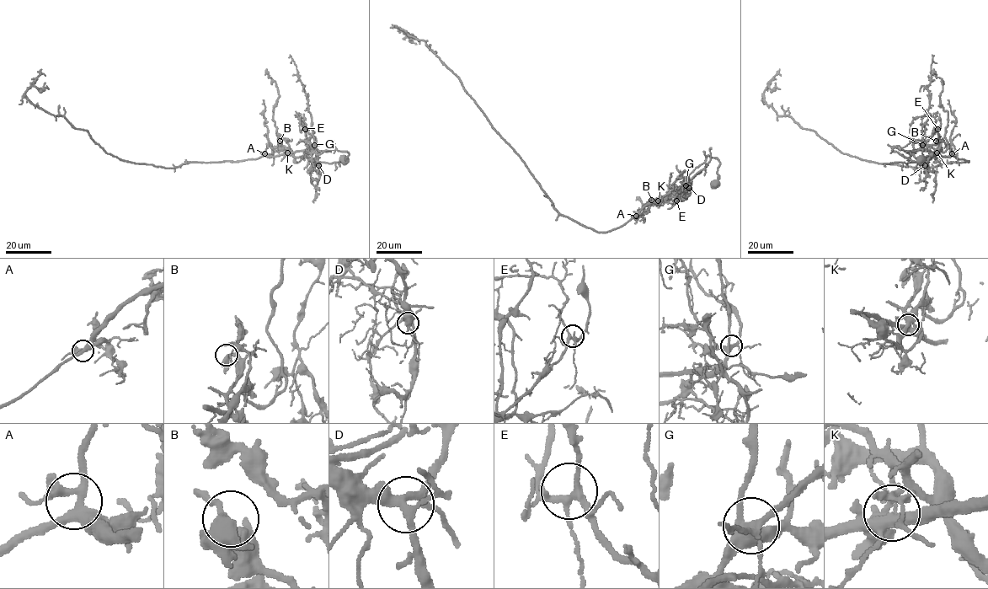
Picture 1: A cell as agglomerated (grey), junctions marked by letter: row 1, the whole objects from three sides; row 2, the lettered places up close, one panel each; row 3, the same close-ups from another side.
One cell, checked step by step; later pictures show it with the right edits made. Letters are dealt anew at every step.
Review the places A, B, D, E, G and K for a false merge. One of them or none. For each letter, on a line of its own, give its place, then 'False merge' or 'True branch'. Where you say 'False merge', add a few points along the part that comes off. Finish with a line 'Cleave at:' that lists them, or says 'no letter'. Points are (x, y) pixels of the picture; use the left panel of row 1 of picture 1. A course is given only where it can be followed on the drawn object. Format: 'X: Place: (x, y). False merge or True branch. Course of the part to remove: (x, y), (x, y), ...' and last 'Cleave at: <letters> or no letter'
A: Place: (264, 153). True branch
B: Place: (280, 141). True branch
D: Place: (318, 165). True branch
E: Place: (305, 129). True branch
G: Place: (314, 145). True branch
K: Place: (287, 152). False merge. Course of the part to remove: (286, 152), (285, 148), (279, 152), (273, 120), (274, 107), (279, 93), (266, 69)
Cleave at: K

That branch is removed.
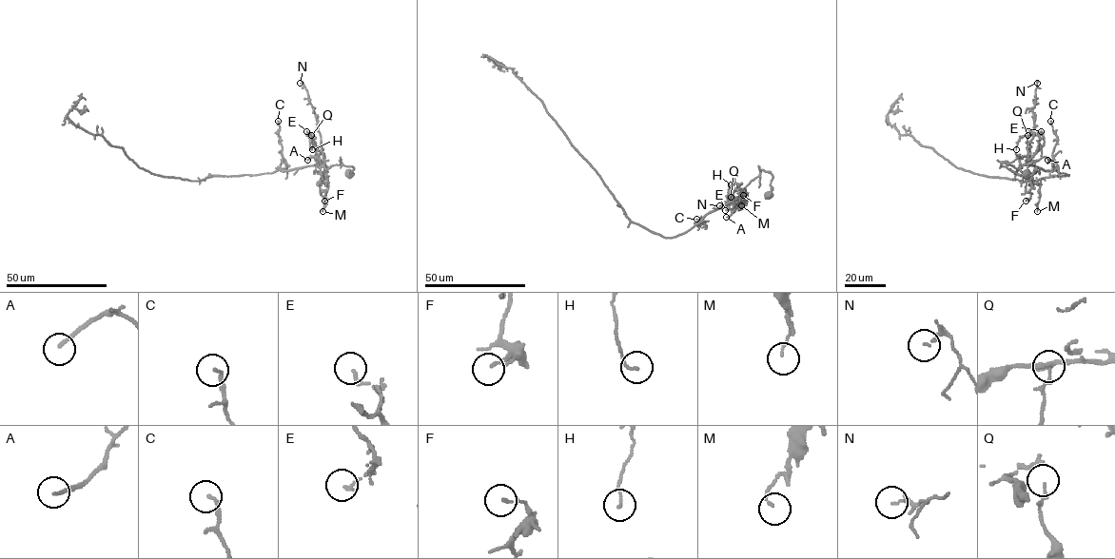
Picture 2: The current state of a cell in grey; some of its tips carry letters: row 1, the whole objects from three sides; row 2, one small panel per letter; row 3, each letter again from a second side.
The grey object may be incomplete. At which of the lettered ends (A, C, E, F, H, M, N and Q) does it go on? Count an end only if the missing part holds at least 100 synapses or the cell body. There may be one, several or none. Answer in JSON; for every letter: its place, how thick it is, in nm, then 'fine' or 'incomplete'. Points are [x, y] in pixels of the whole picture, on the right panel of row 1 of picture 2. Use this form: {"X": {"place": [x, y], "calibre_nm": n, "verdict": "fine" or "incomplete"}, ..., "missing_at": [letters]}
{"A": {"place": [1047, 160], "calibre_nm": 150, "verdict": "fine"}, "C": {"place": [1050, 121], "calibre_nm": 130, "verdict": "fine"}, "E": {"place": [1041, 131], "calibre_nm": 130, "verdict": "fine"}, "F": {"place": [1026, 201], "calibre_nm": 100, "verdict": "fine"}, "H": {"place": [1016, 149], "calibre_nm": 110, "verdict": "fine"}, "M": {"place": [1037, 211], "calibre_nm": 90, "verdict": "fine"}, "N": {"place": [1037, 83], "calibre_nm": 80, "verdict": "fine"}, "Q": {"place": [1027, 135], "calibre_nm": 70, "verdict": "fine"}, "missing_at": []}

